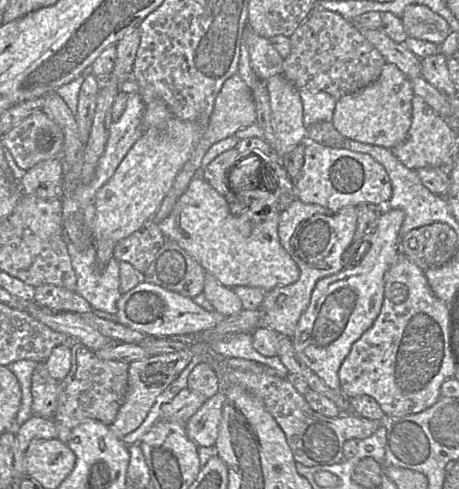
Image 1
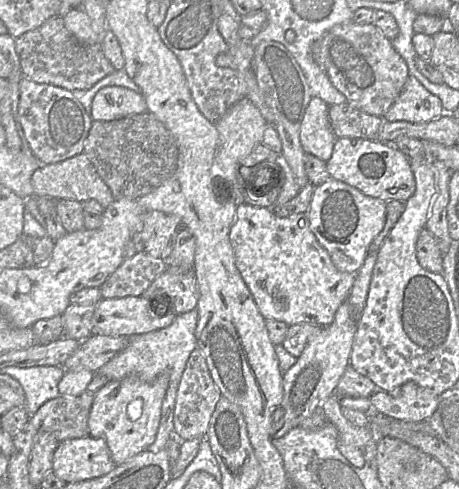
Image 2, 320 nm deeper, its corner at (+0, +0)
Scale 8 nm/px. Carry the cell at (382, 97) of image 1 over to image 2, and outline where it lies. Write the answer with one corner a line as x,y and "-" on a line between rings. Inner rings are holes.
409,75
403,90
383,115
383,119
389,122
421,123
439,117
443,111
440,98
424,88
415,77

